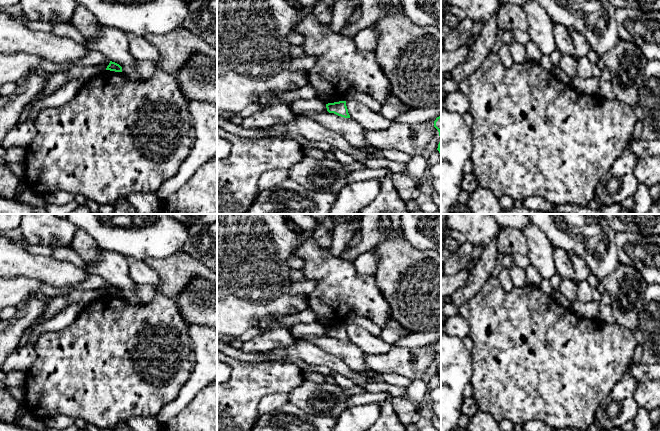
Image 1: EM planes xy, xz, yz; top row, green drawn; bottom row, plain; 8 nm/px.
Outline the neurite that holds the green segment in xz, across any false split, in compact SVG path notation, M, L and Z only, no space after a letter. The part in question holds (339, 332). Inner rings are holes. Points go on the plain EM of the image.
M346 325L328 327L326 328L326 332L329 337L334 337L344 342L350 342L350 339L348 337L348 333L346 330Z

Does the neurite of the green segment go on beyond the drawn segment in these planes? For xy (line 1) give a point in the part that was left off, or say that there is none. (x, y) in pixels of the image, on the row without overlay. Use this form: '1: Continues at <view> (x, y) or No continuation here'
1: No continuation here

